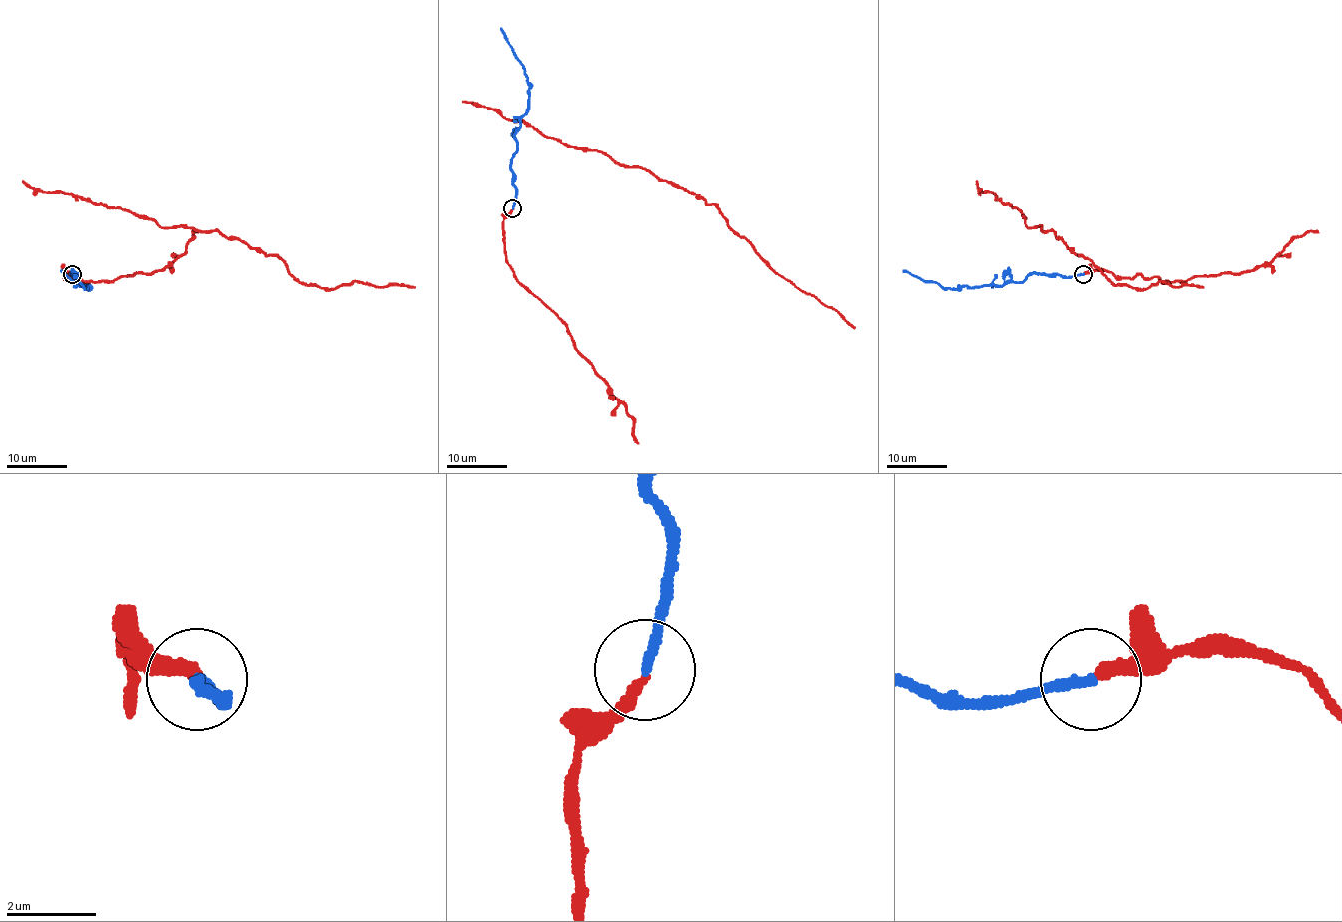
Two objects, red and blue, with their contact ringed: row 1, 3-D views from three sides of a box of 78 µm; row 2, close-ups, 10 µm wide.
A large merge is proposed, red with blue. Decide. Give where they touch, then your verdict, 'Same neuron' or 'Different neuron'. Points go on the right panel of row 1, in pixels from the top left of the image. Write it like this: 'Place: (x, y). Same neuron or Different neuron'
Place: (1083, 274). Same neuron

